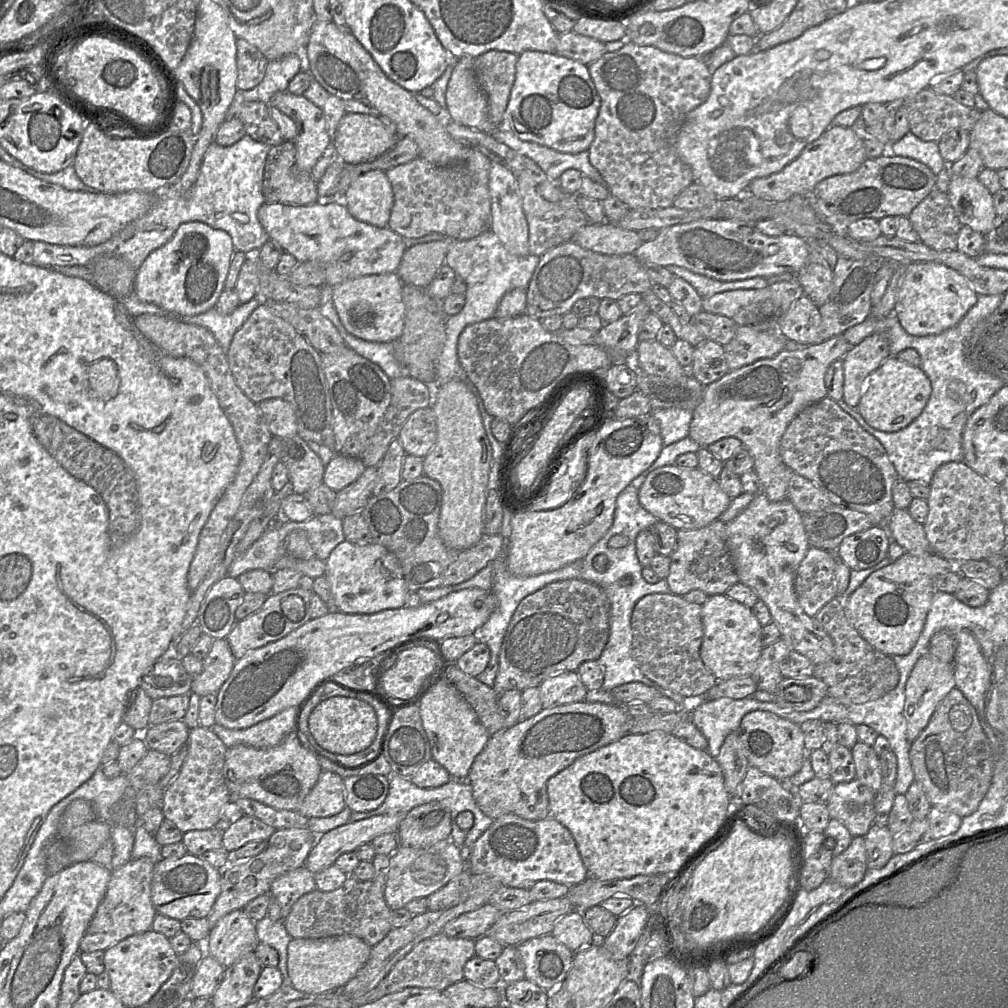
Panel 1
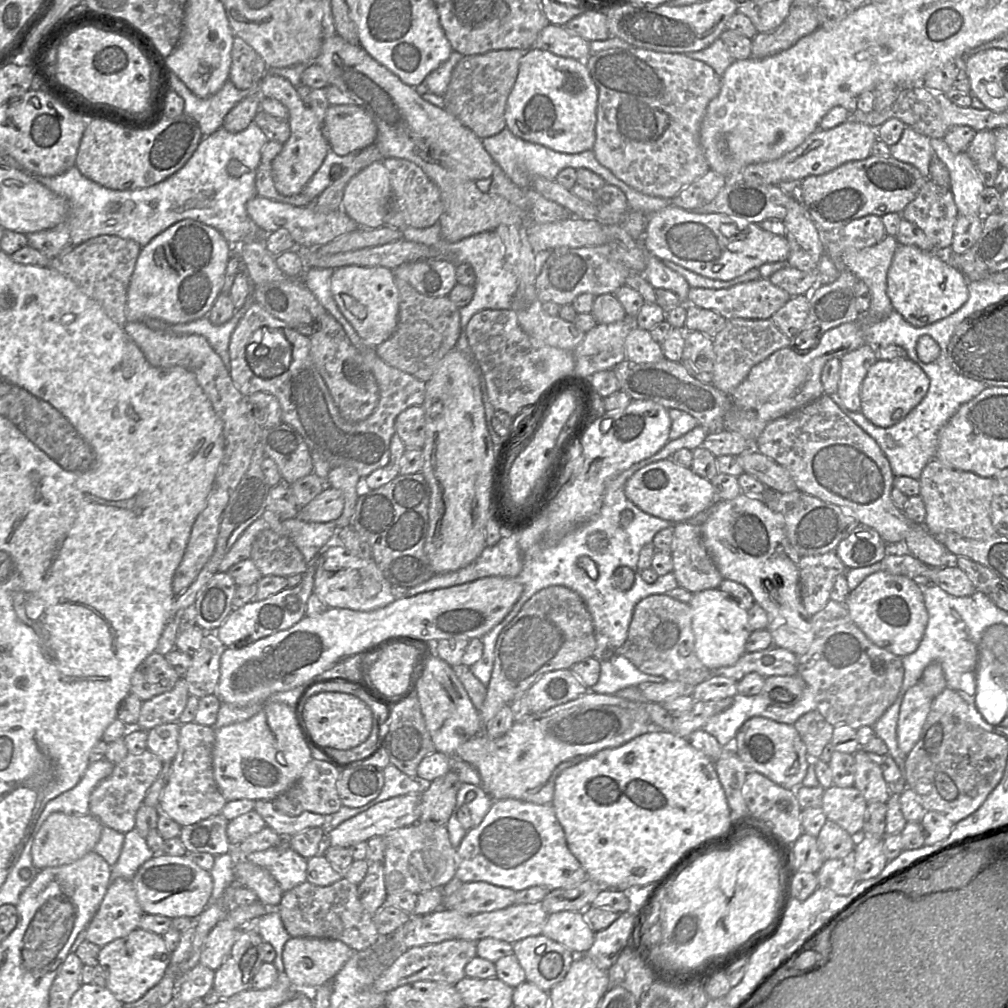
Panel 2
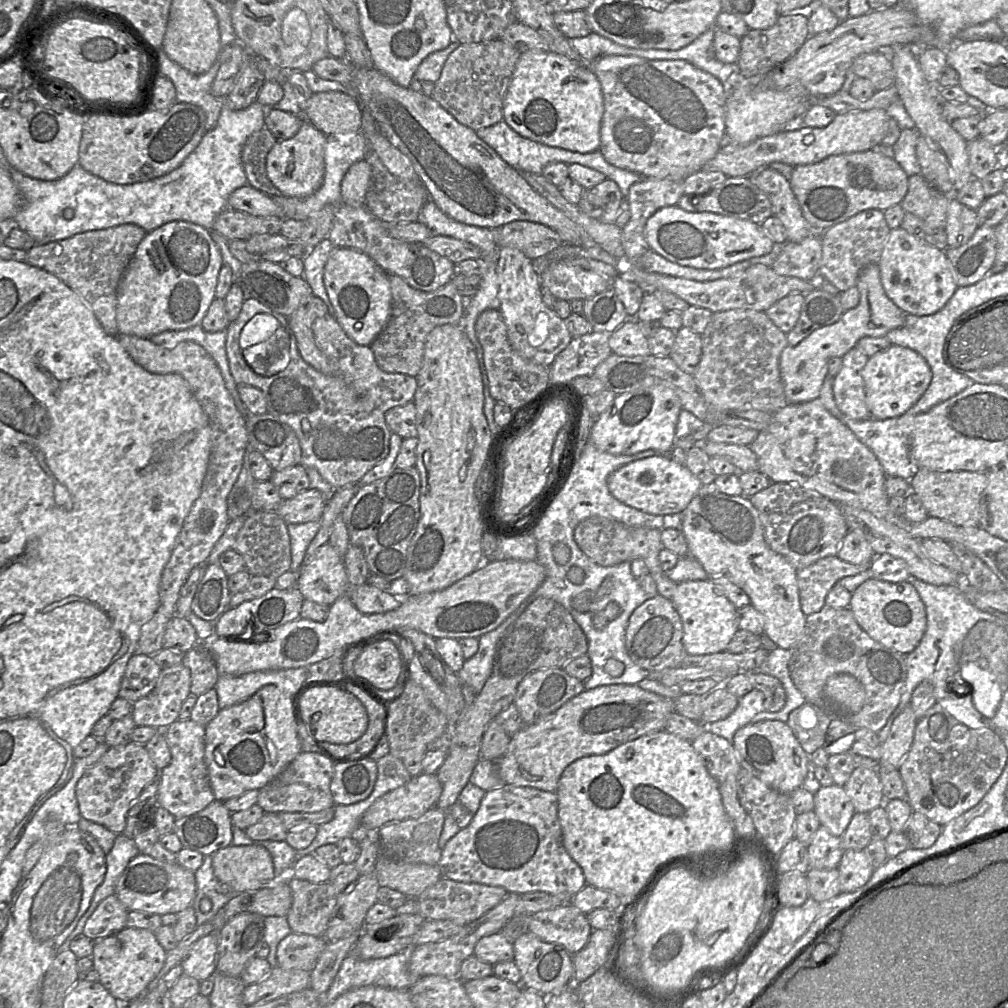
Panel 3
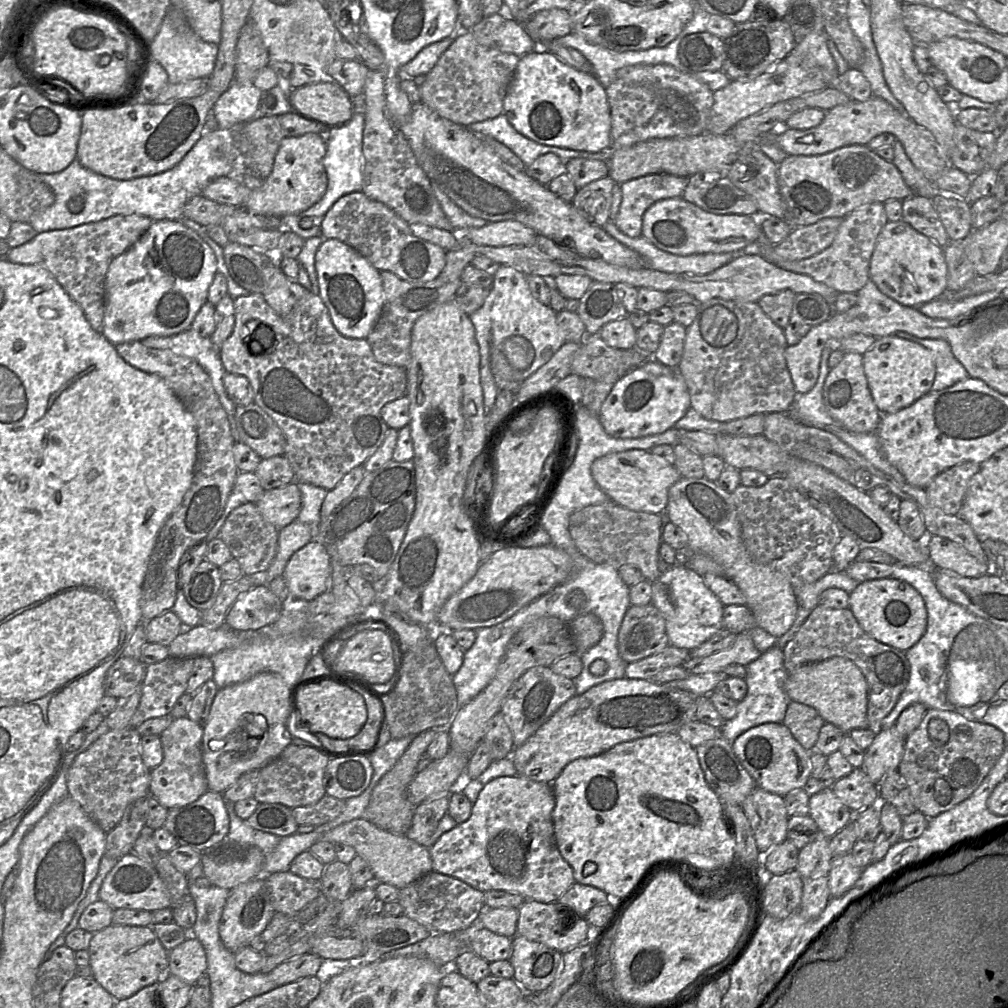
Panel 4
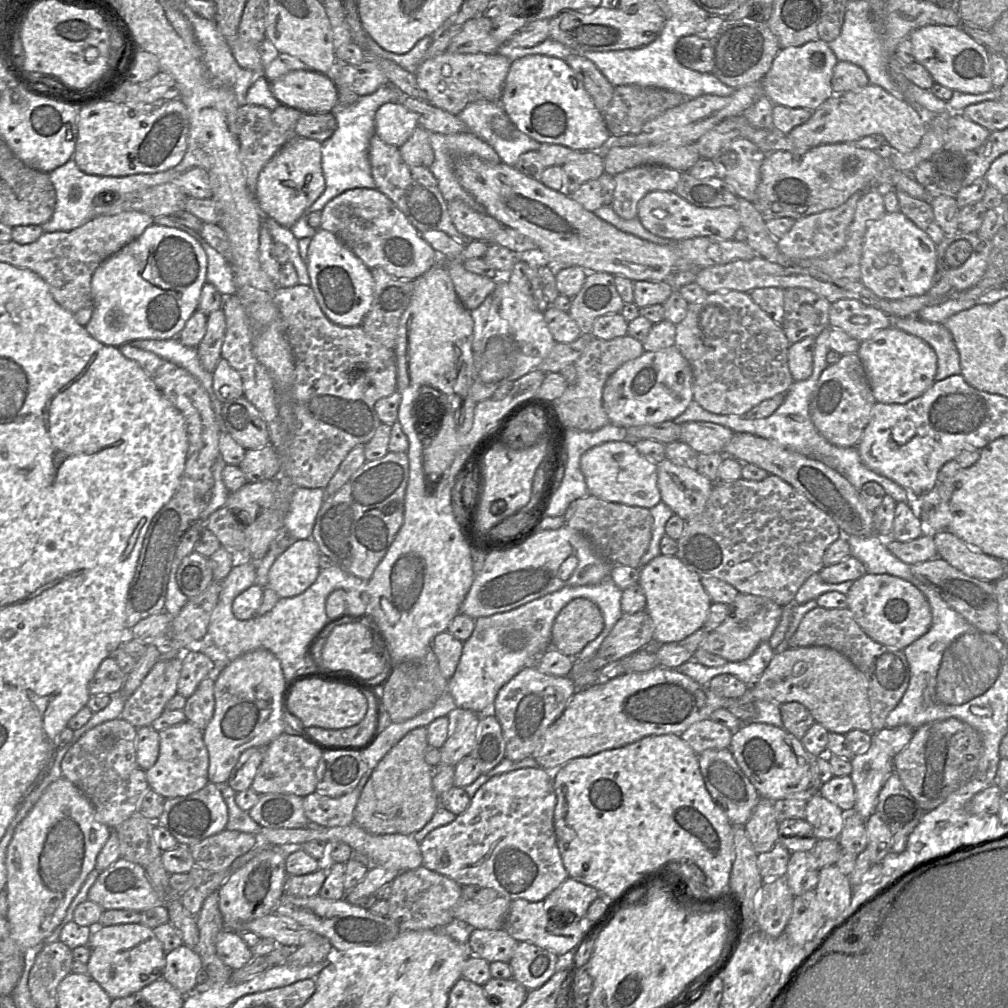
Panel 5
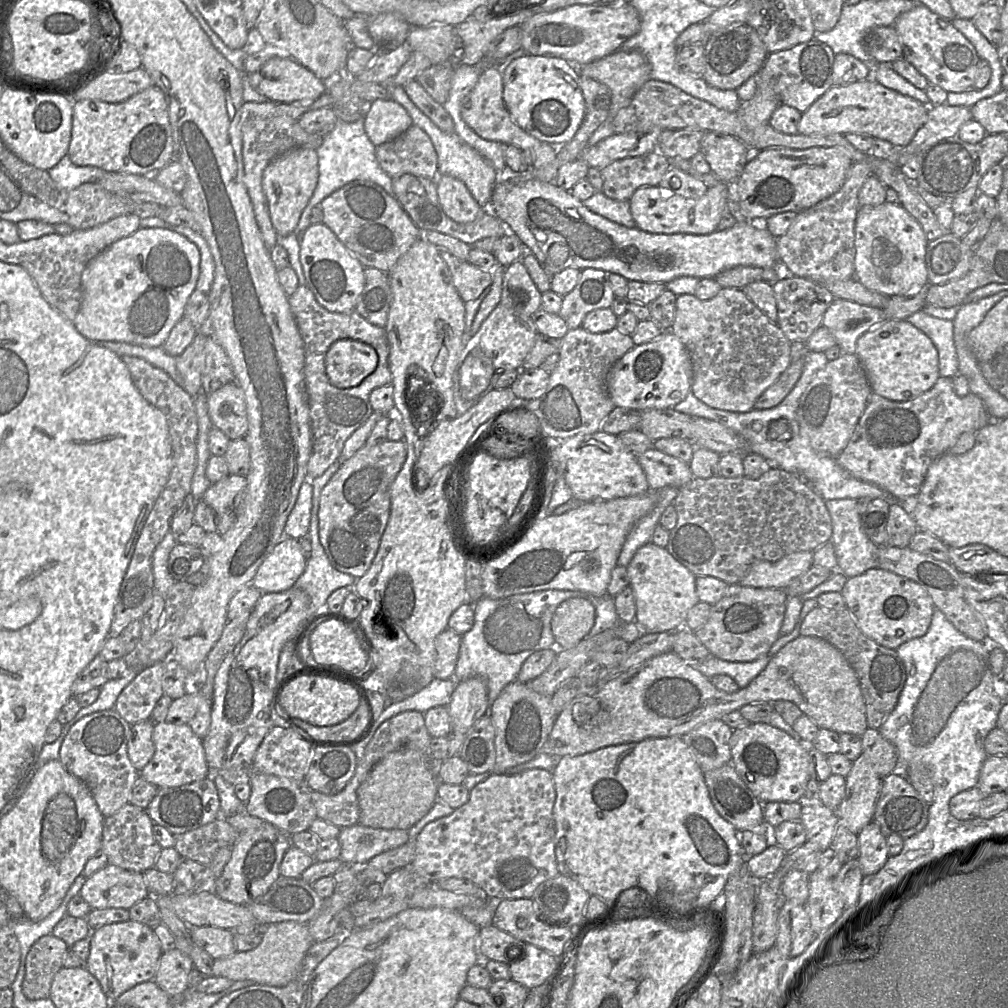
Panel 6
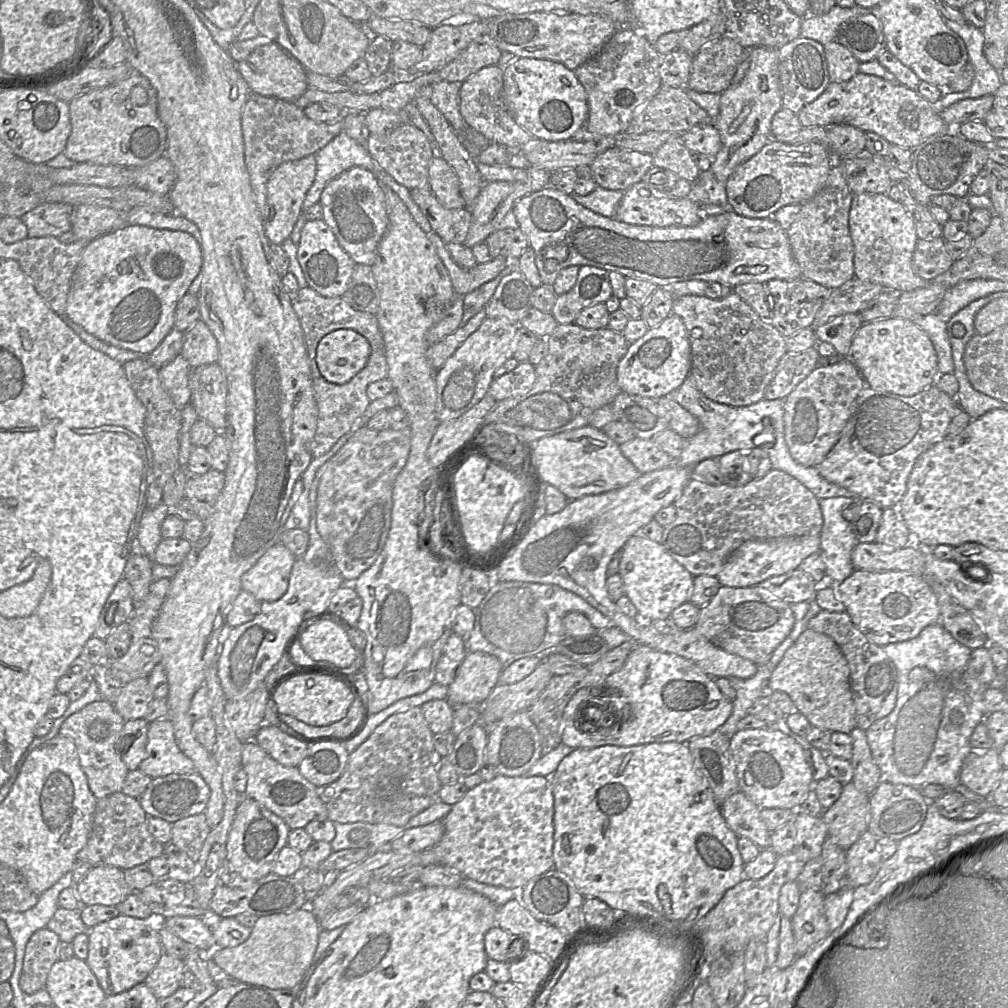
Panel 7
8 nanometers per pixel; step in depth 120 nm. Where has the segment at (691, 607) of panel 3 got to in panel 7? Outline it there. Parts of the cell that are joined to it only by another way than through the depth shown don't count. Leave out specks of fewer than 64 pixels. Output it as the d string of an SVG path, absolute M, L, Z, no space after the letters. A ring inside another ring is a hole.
M639 536L629 538L621 550L618 573L623 583L623 594L630 599L641 618L669 619L674 609L690 600L694 576L653 540Z

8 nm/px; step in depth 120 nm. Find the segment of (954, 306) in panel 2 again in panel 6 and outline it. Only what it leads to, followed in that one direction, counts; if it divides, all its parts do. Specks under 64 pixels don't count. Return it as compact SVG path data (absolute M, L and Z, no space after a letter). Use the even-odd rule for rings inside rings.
M885 201L877 206L860 206L855 221L855 275L867 289L888 297L910 294L929 284L925 263L928 244L921 225L901 205Z

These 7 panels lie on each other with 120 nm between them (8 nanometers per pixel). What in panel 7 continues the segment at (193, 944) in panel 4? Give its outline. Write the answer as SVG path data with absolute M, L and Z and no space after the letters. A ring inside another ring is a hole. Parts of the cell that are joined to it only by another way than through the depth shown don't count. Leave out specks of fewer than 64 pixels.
M163 953L143 983L158 1000L167 998L181 987L185 970L183 960Z

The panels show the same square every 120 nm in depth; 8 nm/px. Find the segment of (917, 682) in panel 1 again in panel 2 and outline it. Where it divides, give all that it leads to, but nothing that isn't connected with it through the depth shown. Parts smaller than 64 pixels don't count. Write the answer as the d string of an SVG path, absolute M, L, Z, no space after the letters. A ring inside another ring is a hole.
M920 681L905 693L897 723L898 746L904 755L909 754L917 743L932 701L928 689Z

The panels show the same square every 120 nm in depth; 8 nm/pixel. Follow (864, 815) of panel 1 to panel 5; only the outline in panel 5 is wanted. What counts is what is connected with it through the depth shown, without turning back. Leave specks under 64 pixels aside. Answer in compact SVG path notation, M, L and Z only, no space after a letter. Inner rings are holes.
M820 794L807 800L805 820L818 840L837 840L842 832L846 814Z

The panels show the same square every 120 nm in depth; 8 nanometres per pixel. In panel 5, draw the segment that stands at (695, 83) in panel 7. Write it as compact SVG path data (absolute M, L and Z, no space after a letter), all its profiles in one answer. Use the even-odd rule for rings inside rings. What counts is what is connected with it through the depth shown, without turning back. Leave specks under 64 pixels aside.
M750 19L726 21L718 35L710 41L713 42L714 48L714 65L711 74L735 89L761 82L781 50L777 37L767 23Z

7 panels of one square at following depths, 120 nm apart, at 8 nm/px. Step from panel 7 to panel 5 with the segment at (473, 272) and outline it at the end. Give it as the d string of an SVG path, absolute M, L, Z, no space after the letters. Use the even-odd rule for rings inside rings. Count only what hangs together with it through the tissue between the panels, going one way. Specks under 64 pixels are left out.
M457 260L447 261L445 267L457 296L469 311L481 305L485 298L494 291L499 280L472 273L465 269L463 262Z

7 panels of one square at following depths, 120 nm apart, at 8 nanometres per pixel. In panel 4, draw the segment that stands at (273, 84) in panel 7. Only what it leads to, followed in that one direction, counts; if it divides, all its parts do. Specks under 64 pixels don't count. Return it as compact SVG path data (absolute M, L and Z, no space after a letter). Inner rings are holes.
M336 82L310 83L289 94L293 110L328 127L348 122L354 114L352 98Z

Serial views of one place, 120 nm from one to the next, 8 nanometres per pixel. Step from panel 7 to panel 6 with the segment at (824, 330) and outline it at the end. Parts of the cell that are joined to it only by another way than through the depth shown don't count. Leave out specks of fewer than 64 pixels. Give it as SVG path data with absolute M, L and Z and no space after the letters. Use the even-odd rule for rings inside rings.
M835 298L824 314L822 326L835 337L842 354L855 354L859 337L885 320L882 309Z

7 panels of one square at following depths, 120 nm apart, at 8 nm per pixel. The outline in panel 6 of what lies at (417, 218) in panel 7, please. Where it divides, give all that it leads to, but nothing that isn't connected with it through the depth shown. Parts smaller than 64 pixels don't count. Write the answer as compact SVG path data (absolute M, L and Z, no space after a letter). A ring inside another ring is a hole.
M364 117L355 122L344 122L338 119L332 131L324 137L322 144L316 150L319 169L318 183L300 216L295 232L304 232L311 225L310 214L312 209L331 193L351 181L367 180L379 185L388 194L393 195L392 177L383 171L376 159L376 146L365 132L364 120Z

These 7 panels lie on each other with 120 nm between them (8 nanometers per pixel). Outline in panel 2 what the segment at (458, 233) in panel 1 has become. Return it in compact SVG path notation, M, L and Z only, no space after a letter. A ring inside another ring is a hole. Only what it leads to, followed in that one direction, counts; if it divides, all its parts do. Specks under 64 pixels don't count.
M384 158L382 160L391 182L393 200L402 212L407 227L426 228L439 221L443 213L443 203L438 187L415 163L402 158Z

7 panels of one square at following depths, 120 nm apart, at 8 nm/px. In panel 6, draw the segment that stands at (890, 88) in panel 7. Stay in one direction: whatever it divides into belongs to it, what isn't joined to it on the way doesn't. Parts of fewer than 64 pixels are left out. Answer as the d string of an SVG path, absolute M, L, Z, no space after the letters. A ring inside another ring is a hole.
M865 79L847 86L829 88L802 113L797 133L869 134L873 138L889 141L893 147L905 147L927 121L928 110L928 105L889 89L876 80Z

